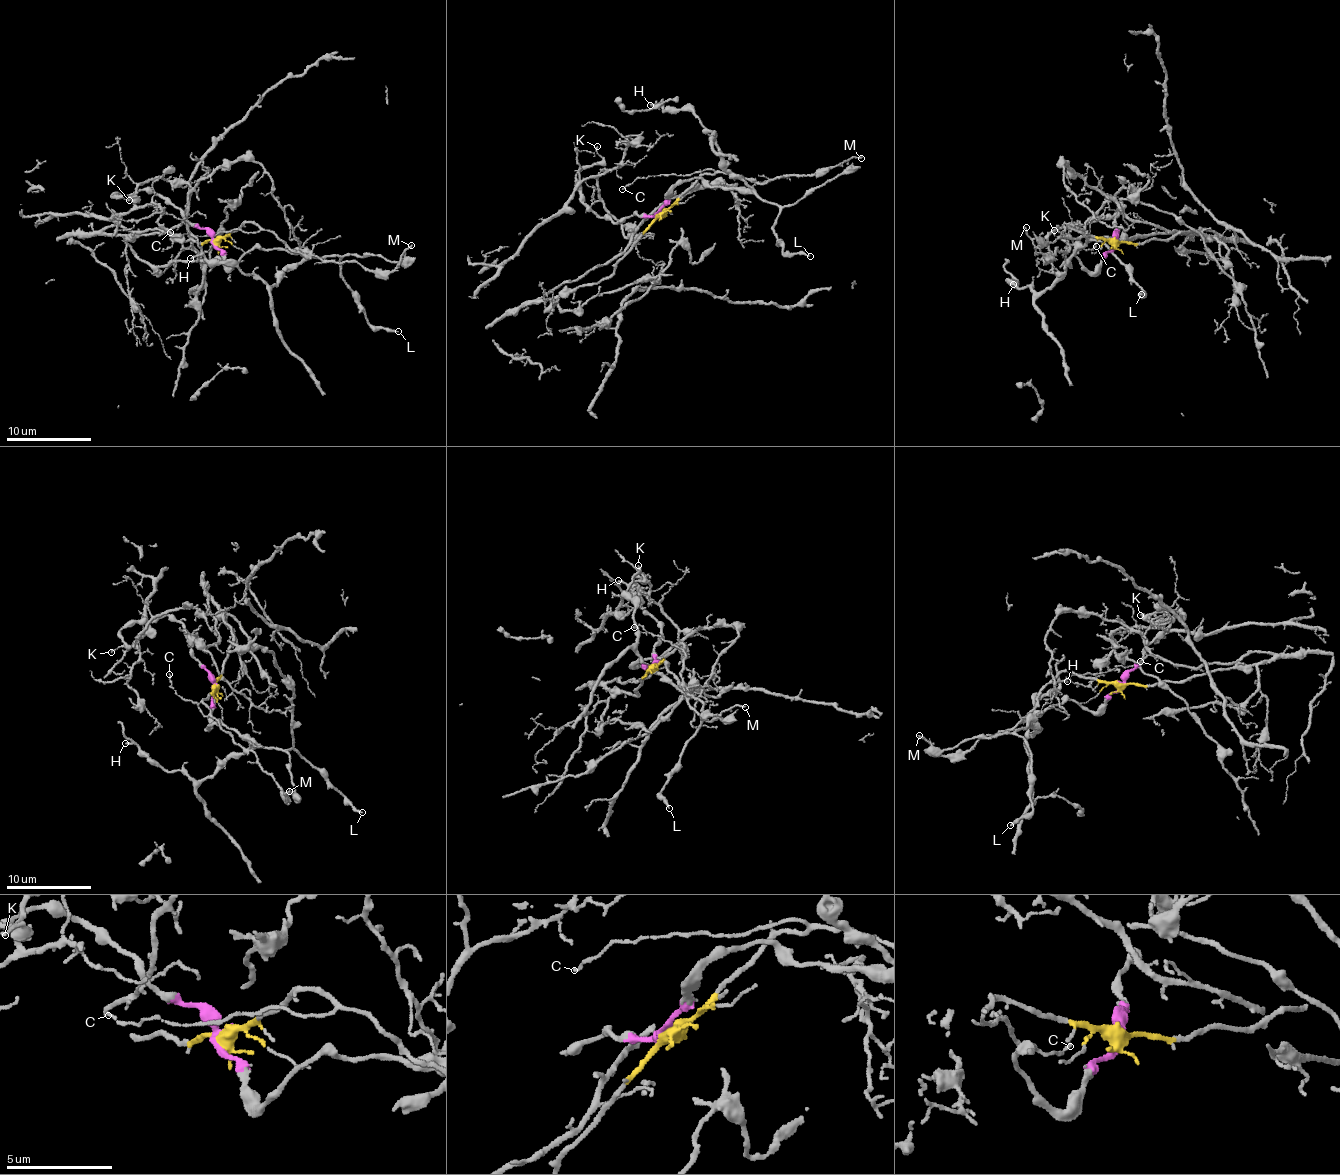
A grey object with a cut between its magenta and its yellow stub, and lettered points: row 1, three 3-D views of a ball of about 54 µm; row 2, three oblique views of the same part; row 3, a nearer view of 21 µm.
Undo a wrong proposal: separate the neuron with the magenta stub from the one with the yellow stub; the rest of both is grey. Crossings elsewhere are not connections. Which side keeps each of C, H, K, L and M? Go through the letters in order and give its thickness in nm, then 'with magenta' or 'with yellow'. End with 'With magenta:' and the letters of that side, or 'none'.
C: 120 nm thick; with yellow
H: 170 nm thick; with magenta
K: 120 nm thick; with magenta
L: 200 nm thick; with magenta
M: 170 nm thick; with yellow
With magenta: H, K, L

